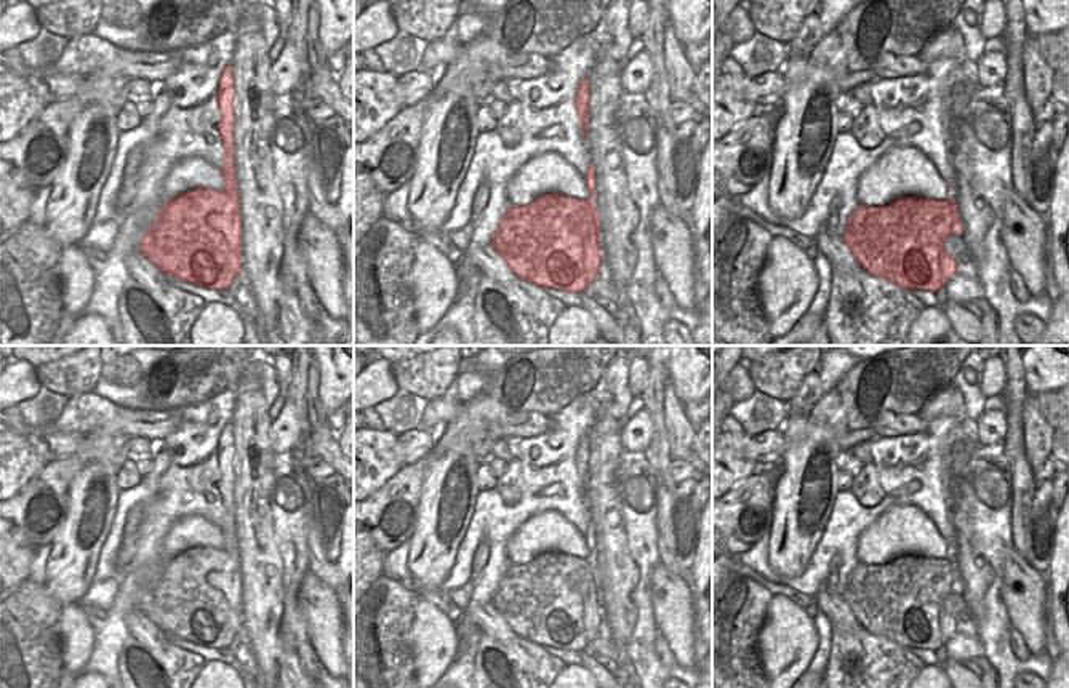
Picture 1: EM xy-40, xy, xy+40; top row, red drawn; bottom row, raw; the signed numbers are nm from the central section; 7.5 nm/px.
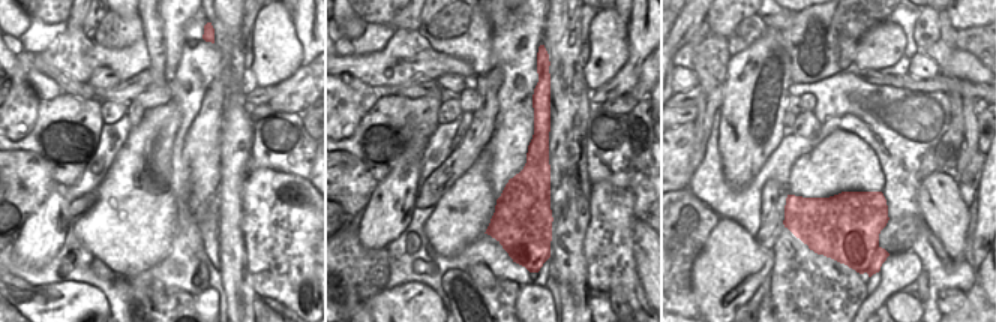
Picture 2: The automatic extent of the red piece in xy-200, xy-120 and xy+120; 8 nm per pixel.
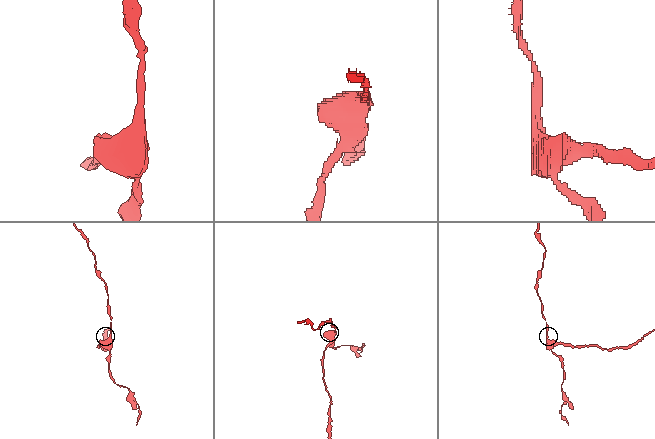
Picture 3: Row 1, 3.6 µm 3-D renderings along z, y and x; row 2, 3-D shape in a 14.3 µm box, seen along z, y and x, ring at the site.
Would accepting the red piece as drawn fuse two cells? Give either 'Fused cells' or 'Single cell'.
Fused cells.

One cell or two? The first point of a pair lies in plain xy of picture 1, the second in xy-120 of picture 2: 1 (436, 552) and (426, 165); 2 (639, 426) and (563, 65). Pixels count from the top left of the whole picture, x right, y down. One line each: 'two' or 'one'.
1: two
2: two

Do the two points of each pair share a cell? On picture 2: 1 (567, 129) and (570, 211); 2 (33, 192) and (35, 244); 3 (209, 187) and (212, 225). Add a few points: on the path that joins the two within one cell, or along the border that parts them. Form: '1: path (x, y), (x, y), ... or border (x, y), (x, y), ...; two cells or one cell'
1: path (567, 150), (567, 169), (563, 174), (570, 190); one cell
2: border (53, 189), (47, 199), (29, 216), (15, 238); two cells
3: border (215, 196), (203, 202); two cells

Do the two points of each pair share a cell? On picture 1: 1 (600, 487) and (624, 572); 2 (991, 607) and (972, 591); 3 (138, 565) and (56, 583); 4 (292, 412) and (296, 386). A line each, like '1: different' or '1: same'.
1: same
2: different
3: different
4: different

